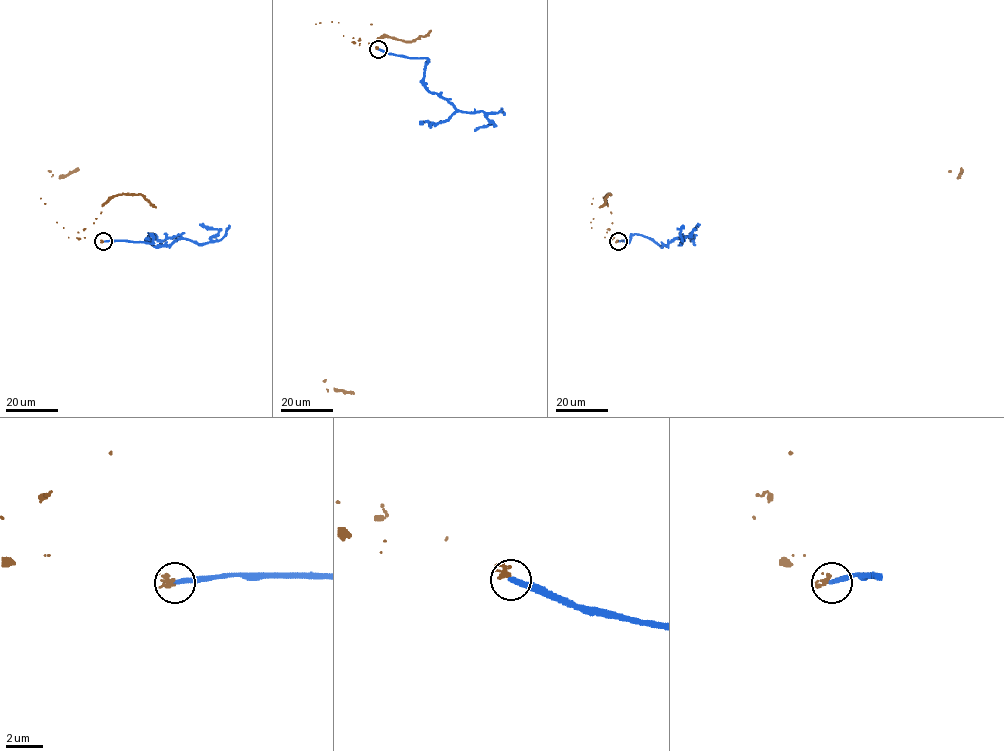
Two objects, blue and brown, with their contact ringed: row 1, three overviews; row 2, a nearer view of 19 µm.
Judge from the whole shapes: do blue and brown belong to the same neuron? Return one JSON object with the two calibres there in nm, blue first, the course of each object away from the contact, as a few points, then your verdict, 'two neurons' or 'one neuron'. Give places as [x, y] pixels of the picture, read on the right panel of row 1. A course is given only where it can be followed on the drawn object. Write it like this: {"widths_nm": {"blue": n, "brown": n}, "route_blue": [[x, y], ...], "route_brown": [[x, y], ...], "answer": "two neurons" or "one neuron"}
{"widths_nm": {"blue": 280, "brown": 240}, "route_blue": [[618, 241], [626, 243], [639, 234], [661, 247], [679, 238], [681, 243], [700, 224]], "route_brown": [[617, 241], [957, 178], [963, 169]], "answer": "two neurons"}

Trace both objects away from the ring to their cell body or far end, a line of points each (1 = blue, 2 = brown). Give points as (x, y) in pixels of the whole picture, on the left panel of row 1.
1: (102, 241), (151, 243), (149, 234), (148, 240), (158, 247), (184, 238), (208, 243), (218, 230), (199, 224)
2: (102, 241), (59, 178), (78, 169)

